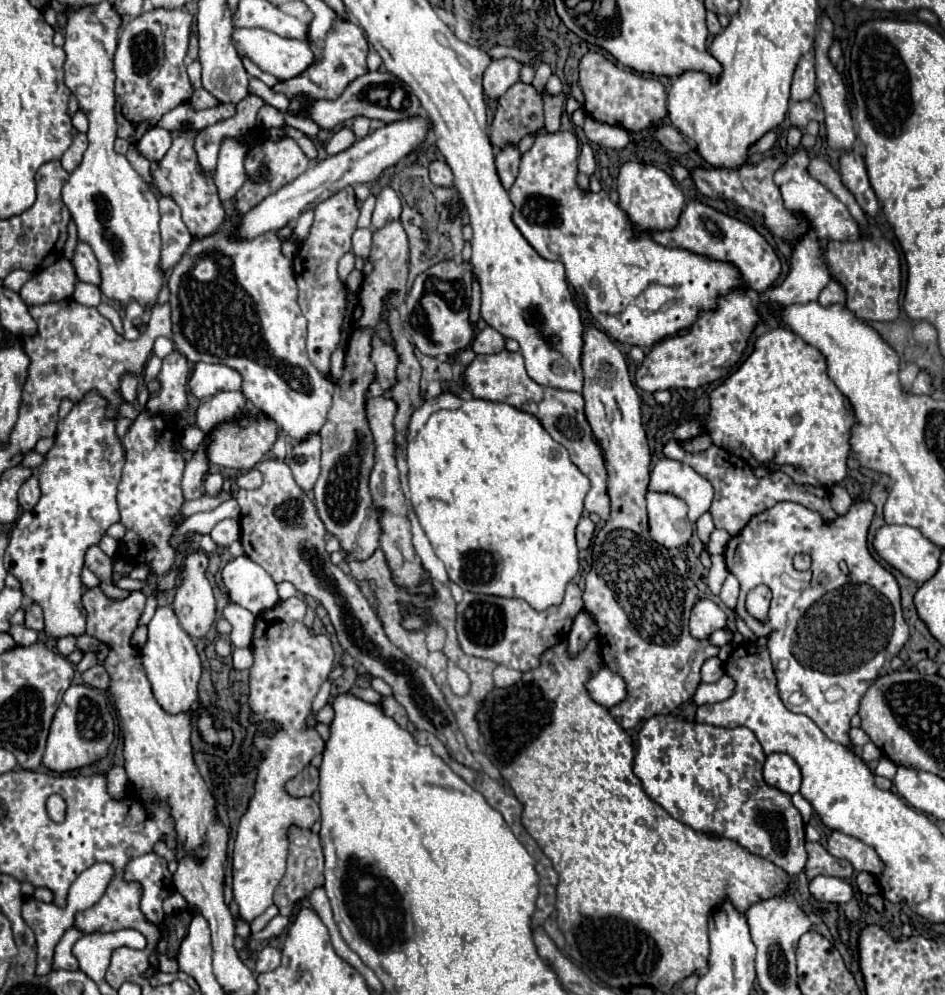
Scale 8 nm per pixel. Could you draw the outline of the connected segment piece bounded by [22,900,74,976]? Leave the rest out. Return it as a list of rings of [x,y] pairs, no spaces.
[[[26,900],[22,906],[22,918],[36,936],[36,948],[38,948],[36,974],[44,976],[52,970],[54,946],[58,944],[60,936],[74,926],[74,914],[48,902]]]

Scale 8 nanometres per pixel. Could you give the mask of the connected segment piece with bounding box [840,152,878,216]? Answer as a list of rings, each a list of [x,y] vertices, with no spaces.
[[[844,152],[840,156],[840,176],[842,176],[842,184],[854,194],[860,208],[868,216],[876,216],[878,214],[878,200],[876,200],[874,190],[868,182],[868,174],[866,174],[866,166],[864,166],[862,156],[860,154],[856,156],[856,152]]]

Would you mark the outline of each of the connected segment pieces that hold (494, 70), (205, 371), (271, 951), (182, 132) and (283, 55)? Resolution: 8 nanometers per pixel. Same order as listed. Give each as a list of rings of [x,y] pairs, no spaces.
[[[512,58],[494,60],[484,72],[484,94],[498,100],[512,84],[520,80],[520,62]]]
[[[200,362],[196,364],[188,386],[196,398],[208,398],[222,390],[240,390],[242,376],[230,366]]]
[[[266,946],[264,950],[258,952],[256,956],[256,972],[268,972],[272,968],[280,966],[280,950]]]
[[[184,124],[178,130],[172,130],[172,146],[164,154],[160,162],[150,164],[152,184],[160,190],[162,196],[170,196],[182,210],[182,220],[190,234],[194,238],[206,238],[214,234],[226,220],[224,204],[218,196],[218,188],[214,184],[214,172],[206,172],[196,156],[194,140],[198,136],[198,130],[192,128],[192,124]]]
[[[236,28],[234,30],[234,44],[236,44],[236,50],[240,56],[248,56],[258,68],[274,74],[278,80],[296,78],[302,72],[306,72],[308,66],[314,62],[314,54],[312,54],[308,42],[288,40],[288,38],[276,36],[274,32],[260,30],[260,28]]]

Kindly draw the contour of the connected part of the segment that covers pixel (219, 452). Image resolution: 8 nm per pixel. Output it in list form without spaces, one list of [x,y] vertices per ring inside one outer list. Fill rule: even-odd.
[[[240,418],[236,422],[224,422],[220,424],[214,432],[210,432],[210,444],[208,444],[208,460],[216,466],[226,466],[226,468],[234,468],[238,472],[246,472],[250,468],[254,468],[272,448],[276,434],[278,434],[280,426],[270,420],[256,420],[256,418]]]

